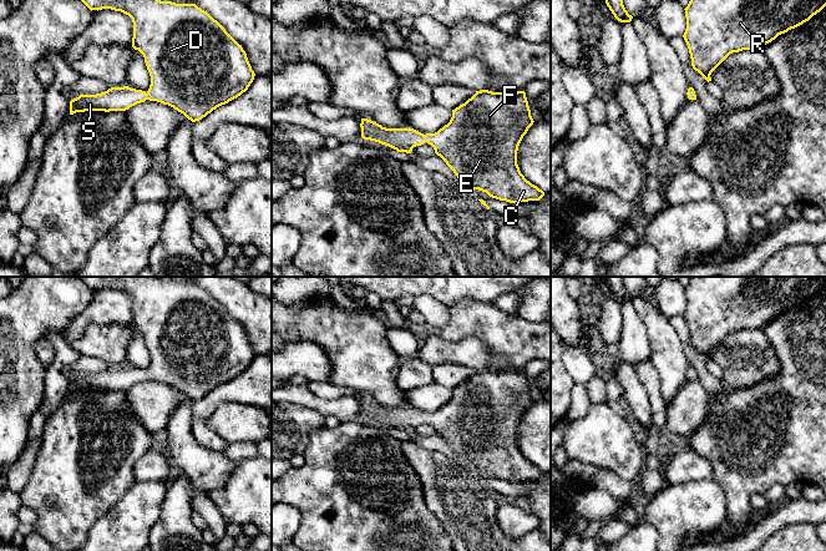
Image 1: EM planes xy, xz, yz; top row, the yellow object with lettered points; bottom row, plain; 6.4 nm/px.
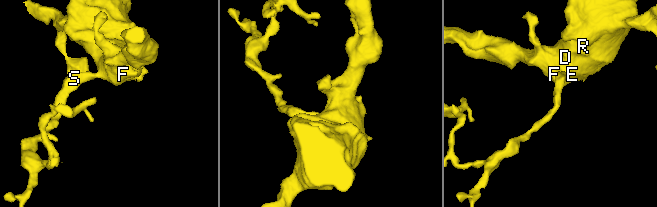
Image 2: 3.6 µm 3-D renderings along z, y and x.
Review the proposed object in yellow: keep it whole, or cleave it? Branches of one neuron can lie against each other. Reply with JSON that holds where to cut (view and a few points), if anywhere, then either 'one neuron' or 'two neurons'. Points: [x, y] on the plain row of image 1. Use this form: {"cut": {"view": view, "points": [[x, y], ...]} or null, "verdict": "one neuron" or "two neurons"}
{"cut": null, "verdict": "one neuron"}

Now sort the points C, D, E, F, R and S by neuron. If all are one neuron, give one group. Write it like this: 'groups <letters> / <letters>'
groups C D E F R S

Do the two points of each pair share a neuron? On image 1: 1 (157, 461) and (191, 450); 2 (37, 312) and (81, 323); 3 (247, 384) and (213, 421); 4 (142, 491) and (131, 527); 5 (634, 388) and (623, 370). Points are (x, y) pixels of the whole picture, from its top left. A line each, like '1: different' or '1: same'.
1: different
2: different
3: different
4: same
5: same

